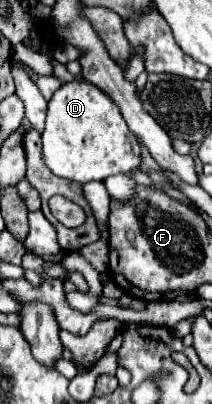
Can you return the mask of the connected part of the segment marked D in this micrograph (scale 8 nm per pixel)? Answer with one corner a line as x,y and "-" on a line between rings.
86,81
62,85
48,101
46,127
42,131
44,163
62,179
76,183
104,181
110,175
140,167
140,147
118,107
98,87

